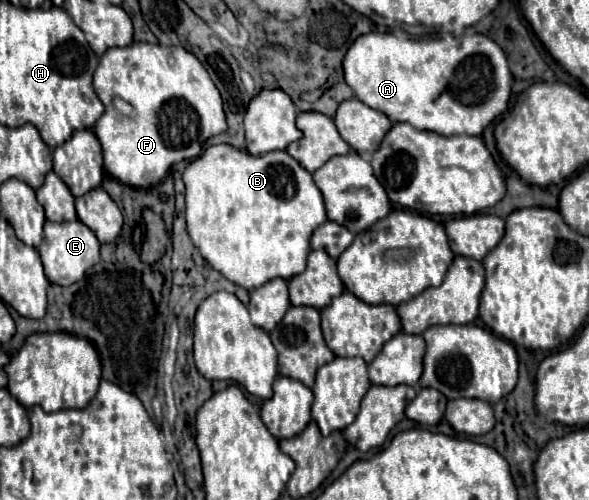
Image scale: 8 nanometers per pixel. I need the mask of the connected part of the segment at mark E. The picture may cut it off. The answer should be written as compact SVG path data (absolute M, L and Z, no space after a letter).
M79 220L61 224L47 222L43 232L43 244L39 246L39 256L43 260L49 282L59 286L71 286L73 282L79 282L85 276L85 272L99 262L99 246L101 244L97 236Z

